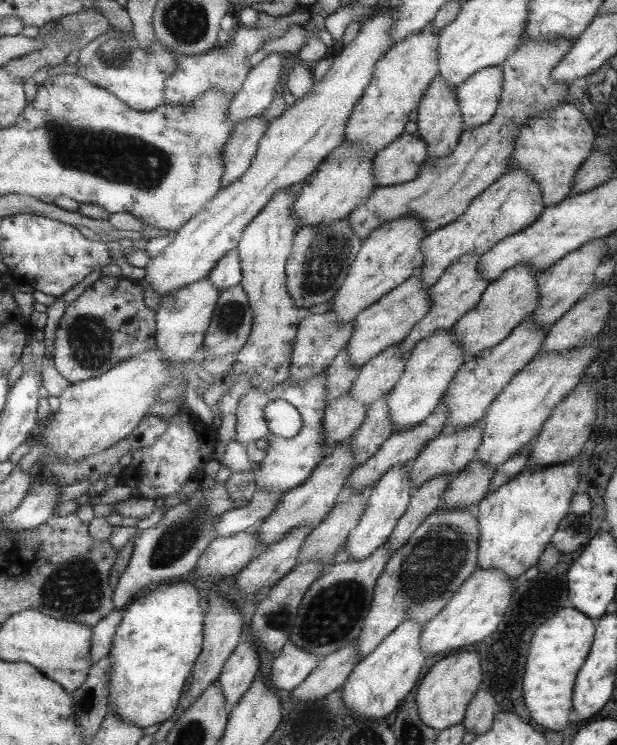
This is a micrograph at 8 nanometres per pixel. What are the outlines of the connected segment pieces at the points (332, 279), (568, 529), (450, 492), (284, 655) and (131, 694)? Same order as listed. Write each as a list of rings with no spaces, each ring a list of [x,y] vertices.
[[[347,218],[315,227],[301,226],[294,240],[293,252],[286,265],[289,294],[298,307],[308,310],[334,299],[348,277],[363,241],[352,232]]]
[[[569,512],[558,525],[558,530],[552,535],[551,544],[562,553],[574,552],[576,548],[590,542],[589,514],[574,514]]]
[[[474,460],[457,472],[451,486],[446,489],[439,508],[458,508],[480,502],[488,492],[488,485],[496,474],[496,466],[486,466],[482,460]]]
[[[288,640],[281,649],[270,668],[270,682],[274,682],[276,690],[292,690],[306,680],[321,656],[300,650],[292,640]]]
[[[181,578],[166,583],[159,589],[151,591],[146,596],[132,600],[124,608],[124,616],[116,627],[112,650],[110,650],[110,697],[108,697],[109,710],[126,722],[138,728],[146,728],[153,724],[161,724],[174,716],[181,704],[182,690],[192,674],[192,666],[197,664],[202,652],[202,628],[204,616],[200,610],[200,598],[193,584]]]

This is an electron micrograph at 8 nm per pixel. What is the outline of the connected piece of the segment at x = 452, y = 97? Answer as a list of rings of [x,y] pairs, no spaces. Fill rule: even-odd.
[[[438,75],[420,101],[421,105],[418,108],[417,117],[418,131],[416,133],[420,134],[429,144],[427,160],[450,156],[460,144],[461,134],[465,128],[465,120],[461,114],[460,104],[458,104],[457,87],[450,86],[444,78],[440,78]]]

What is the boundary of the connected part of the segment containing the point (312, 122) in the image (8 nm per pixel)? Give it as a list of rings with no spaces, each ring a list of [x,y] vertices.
[[[389,6],[364,22],[360,26],[358,35],[333,59],[332,66],[323,79],[319,82],[315,81],[312,91],[306,97],[297,100],[294,106],[288,105],[279,118],[273,118],[270,121],[270,127],[266,129],[264,137],[260,139],[258,152],[244,176],[215,194],[213,200],[196,217],[192,217],[181,229],[177,230],[172,242],[164,248],[164,251],[148,261],[148,265],[145,266],[146,282],[161,300],[162,297],[170,297],[174,290],[194,284],[209,276],[217,262],[224,258],[230,250],[237,248],[250,222],[261,213],[261,210],[279,190],[303,182],[308,176],[312,176],[318,165],[345,141],[350,117],[357,107],[357,102],[361,100],[362,96],[365,96],[365,90],[369,88],[378,61],[386,56],[386,52],[389,52],[390,48],[393,48],[394,36],[390,34],[393,21],[394,10]]]

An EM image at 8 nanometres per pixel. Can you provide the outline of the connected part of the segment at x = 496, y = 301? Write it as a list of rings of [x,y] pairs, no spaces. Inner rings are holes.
[[[530,264],[518,265],[513,269],[506,269],[506,272],[482,293],[482,301],[478,302],[477,309],[470,310],[453,328],[455,342],[464,347],[466,359],[506,341],[514,328],[537,310],[541,296],[541,286],[538,283],[540,274],[538,270],[534,271],[534,266]]]

